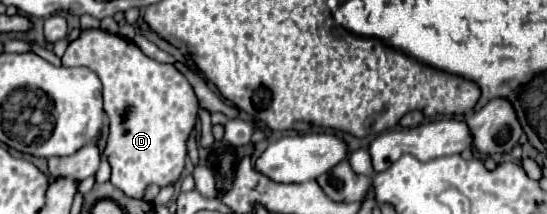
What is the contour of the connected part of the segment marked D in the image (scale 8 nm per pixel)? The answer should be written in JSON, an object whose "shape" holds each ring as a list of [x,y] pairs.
{"shape":[[[82,30],[62,56],[64,66],[92,69],[104,86],[104,110],[110,120],[104,154],[112,166],[110,182],[126,196],[142,198],[148,184],[174,184],[186,160],[186,138],[196,126],[198,100],[186,76],[174,64],[148,58],[132,40],[106,30]]]}

